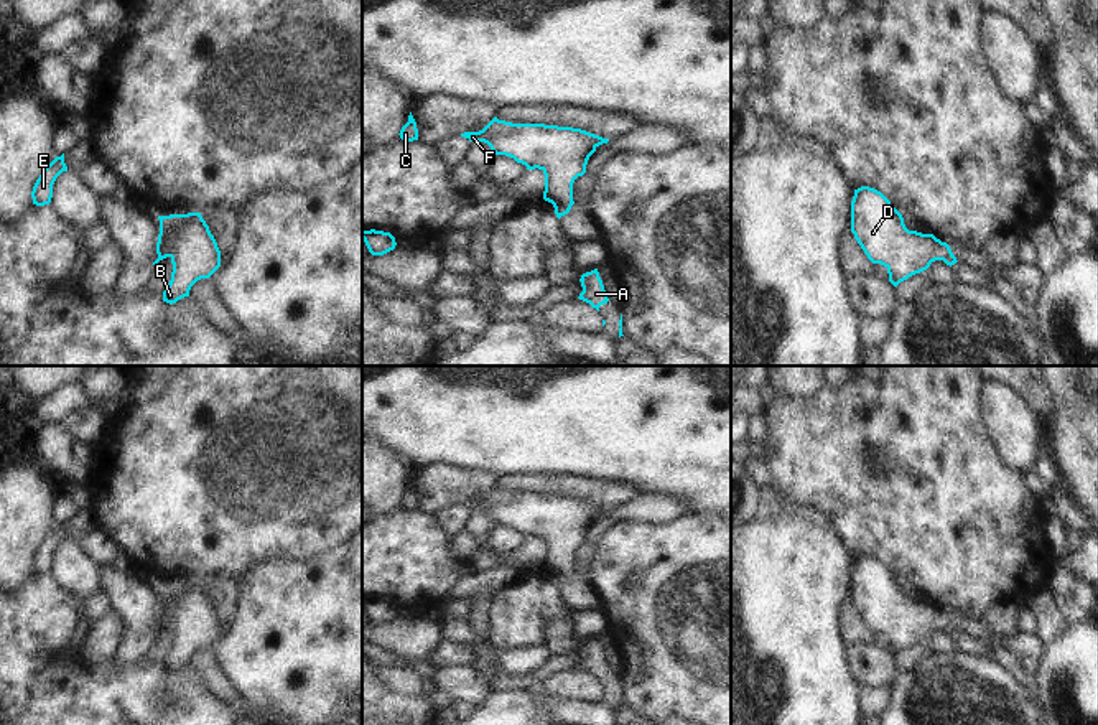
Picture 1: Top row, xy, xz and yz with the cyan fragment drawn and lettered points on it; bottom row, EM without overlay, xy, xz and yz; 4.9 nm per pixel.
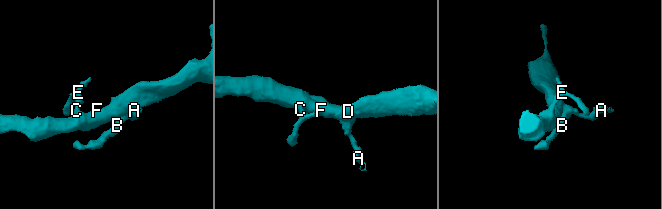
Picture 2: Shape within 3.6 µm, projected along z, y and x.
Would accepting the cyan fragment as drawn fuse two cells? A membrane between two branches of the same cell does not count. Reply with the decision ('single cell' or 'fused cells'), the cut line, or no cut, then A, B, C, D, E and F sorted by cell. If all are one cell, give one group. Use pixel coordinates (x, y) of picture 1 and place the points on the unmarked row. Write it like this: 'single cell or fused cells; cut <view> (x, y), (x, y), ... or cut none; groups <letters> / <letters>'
single cell; cut none; groups A B C D E F

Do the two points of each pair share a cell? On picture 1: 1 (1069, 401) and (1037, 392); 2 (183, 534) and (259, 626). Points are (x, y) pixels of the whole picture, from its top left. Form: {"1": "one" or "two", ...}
{"1": "two", "2": "two"}

